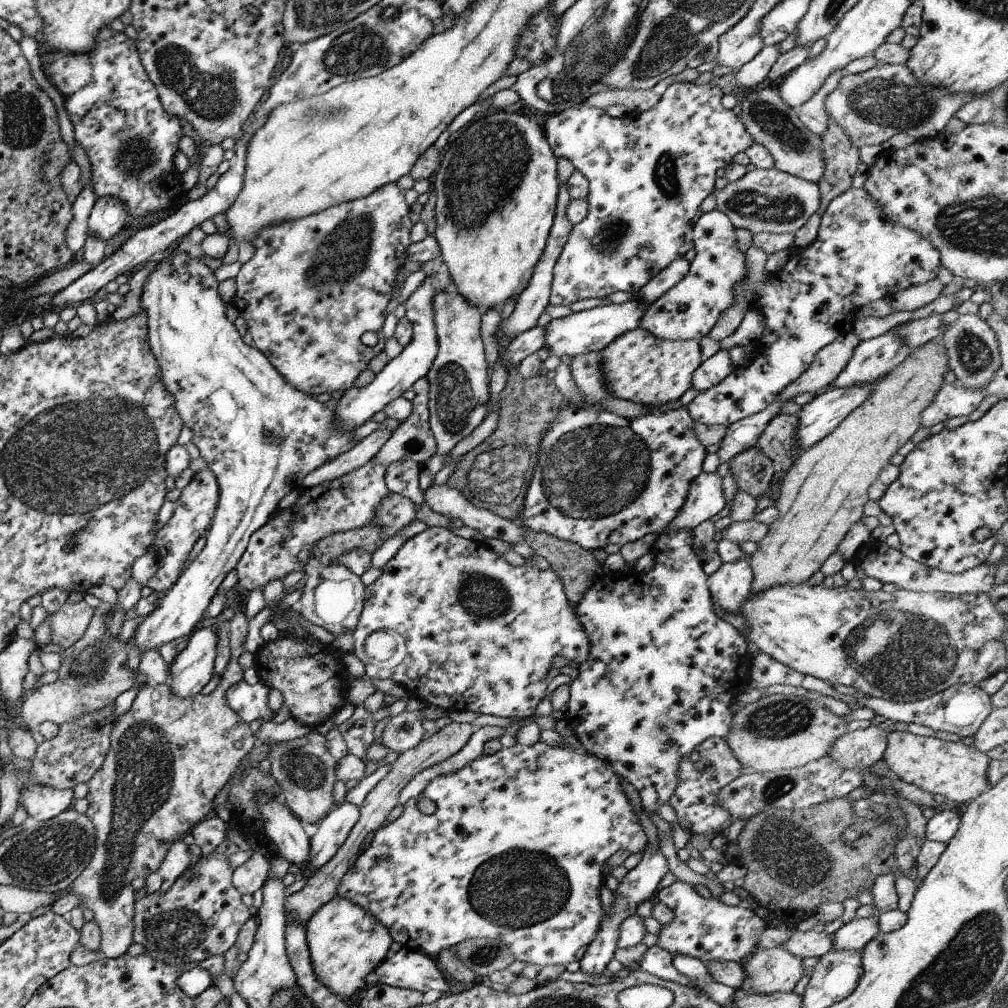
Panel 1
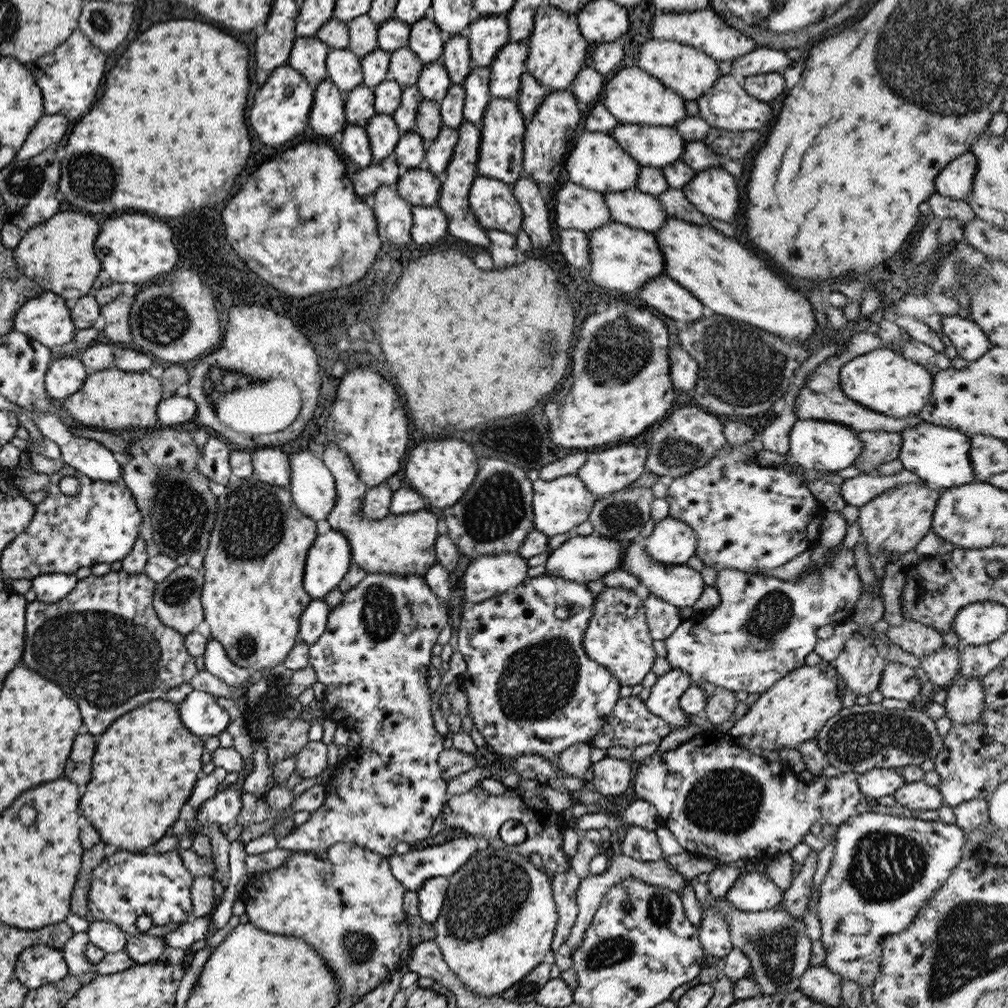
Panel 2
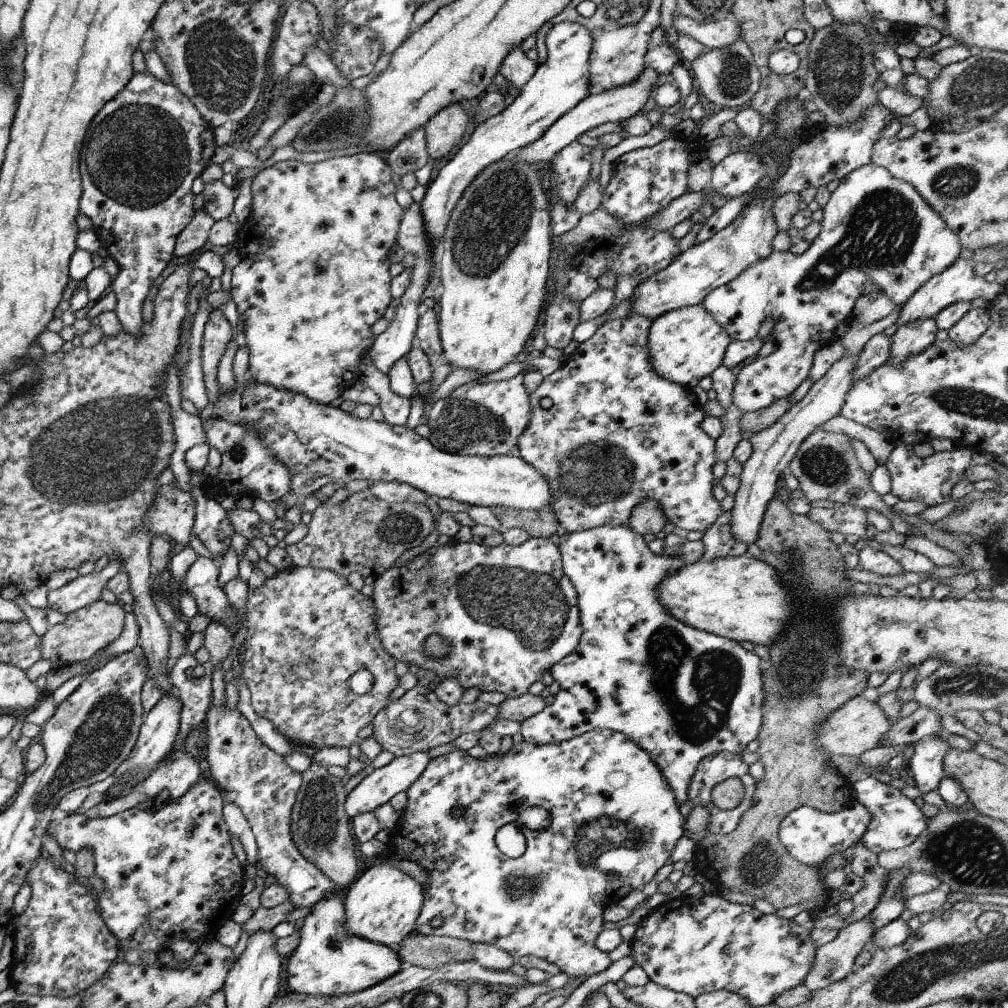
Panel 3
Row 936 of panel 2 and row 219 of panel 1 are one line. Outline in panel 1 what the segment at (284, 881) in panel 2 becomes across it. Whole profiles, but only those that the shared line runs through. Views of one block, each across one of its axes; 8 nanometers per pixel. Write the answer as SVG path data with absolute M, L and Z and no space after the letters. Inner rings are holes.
M390 183L375 190L371 195L363 199L356 199L346 203L327 208L319 213L308 215L303 219L295 221L284 221L283 223L266 227L263 231L251 242L255 248L252 259L242 265L235 277L237 282L237 291L235 292L232 304L244 318L247 331L250 332L256 348L262 351L273 364L274 368L288 381L294 388L306 393L307 395L318 396L318 394L327 392L342 392L352 388L354 380L360 372L365 370L368 363L374 356L385 349L384 336L381 335L385 318L387 317L386 306L393 298L392 290L396 281L397 273L407 260L407 248L411 245L410 229L412 228L412 220L410 220L410 206L406 203L404 190L400 190L396 183ZM364 332L376 332L379 334L379 342L375 347L367 347L360 338Z

